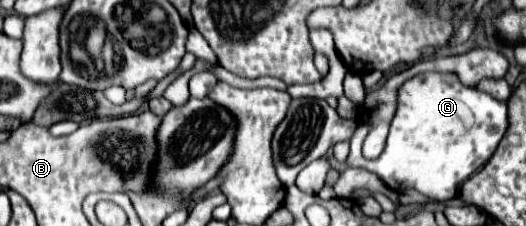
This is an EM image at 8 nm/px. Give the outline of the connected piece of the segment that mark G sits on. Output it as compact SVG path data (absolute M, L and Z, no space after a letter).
M418 74L400 88L396 114L384 152L376 160L362 158L362 142L370 128L358 126L350 138L348 166L374 172L394 192L416 188L424 196L446 202L458 196L464 180L480 170L508 128L508 106L486 92L464 86L454 74Z

